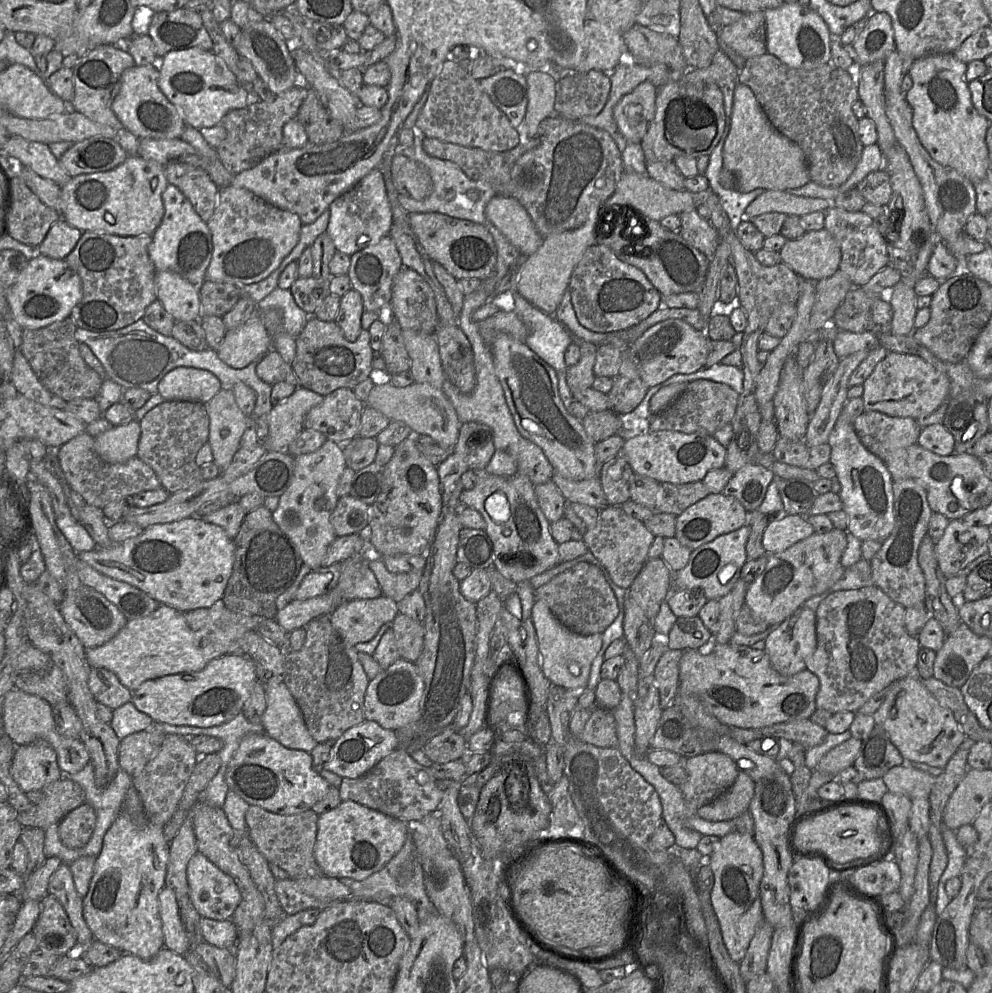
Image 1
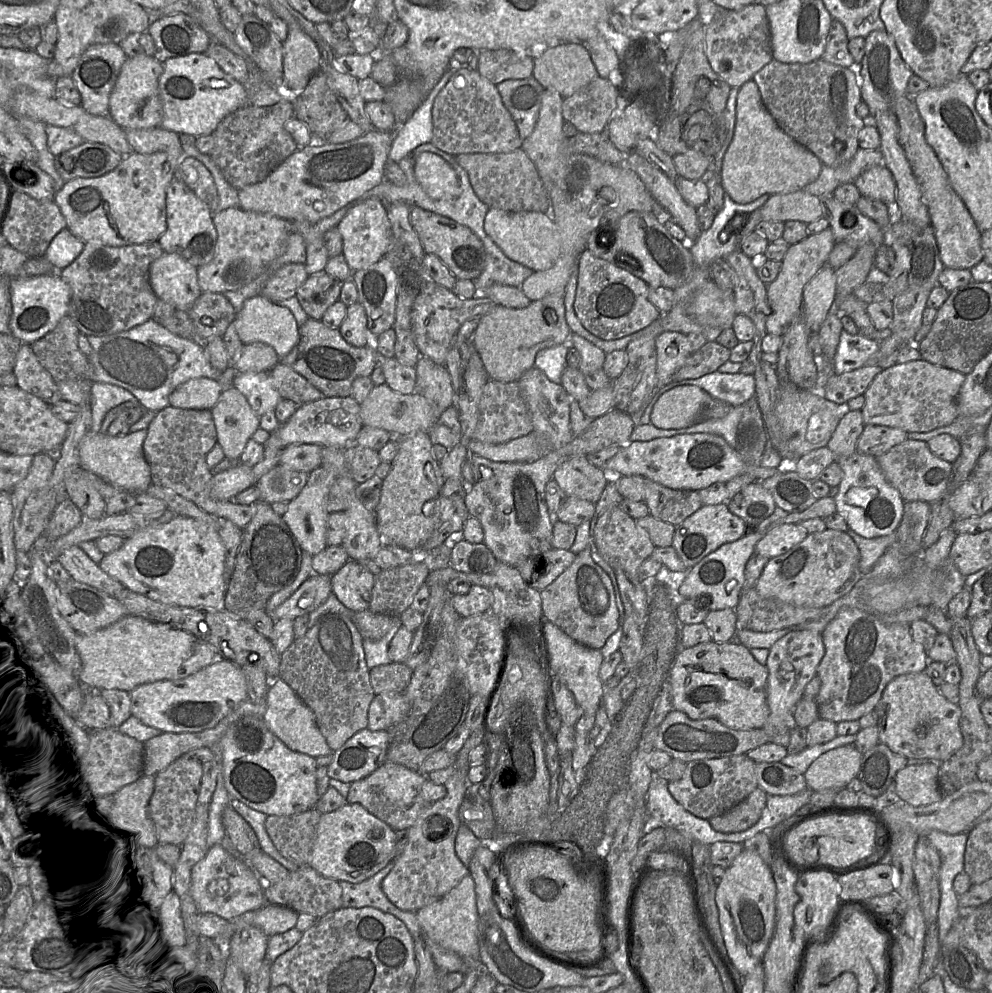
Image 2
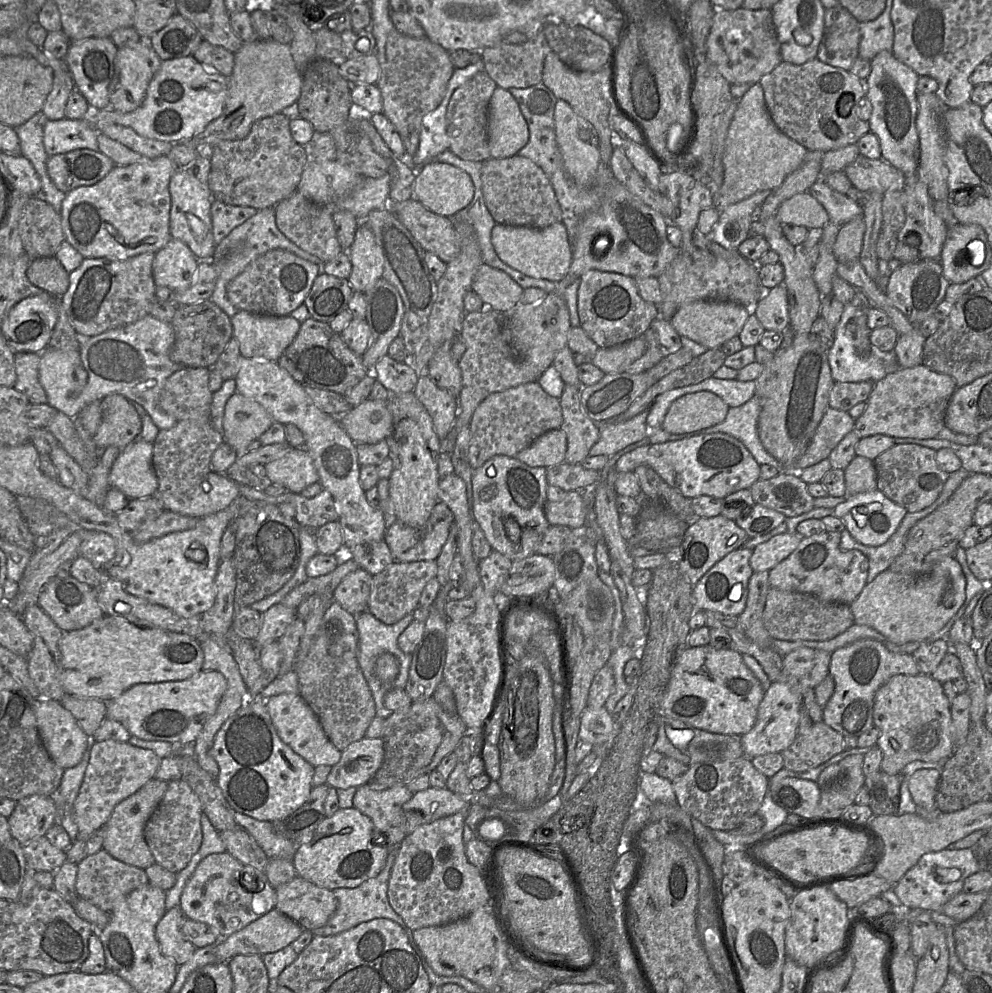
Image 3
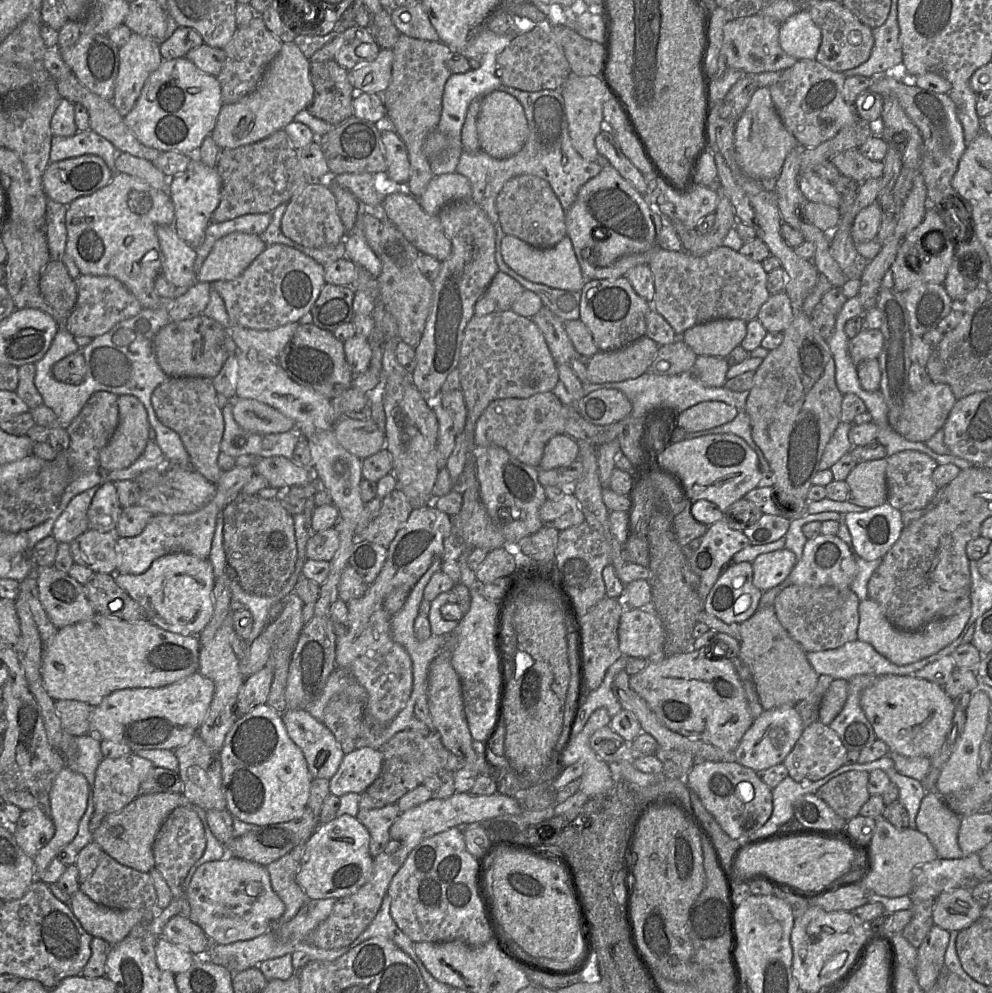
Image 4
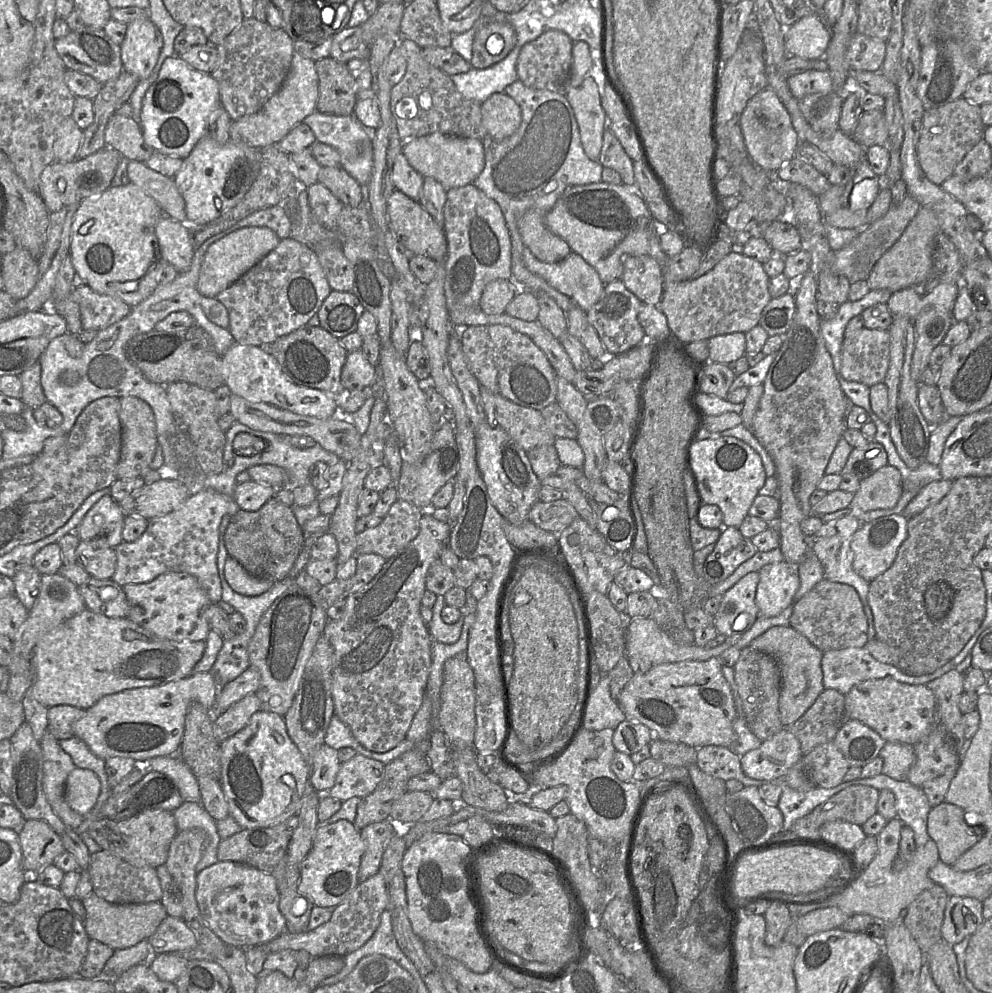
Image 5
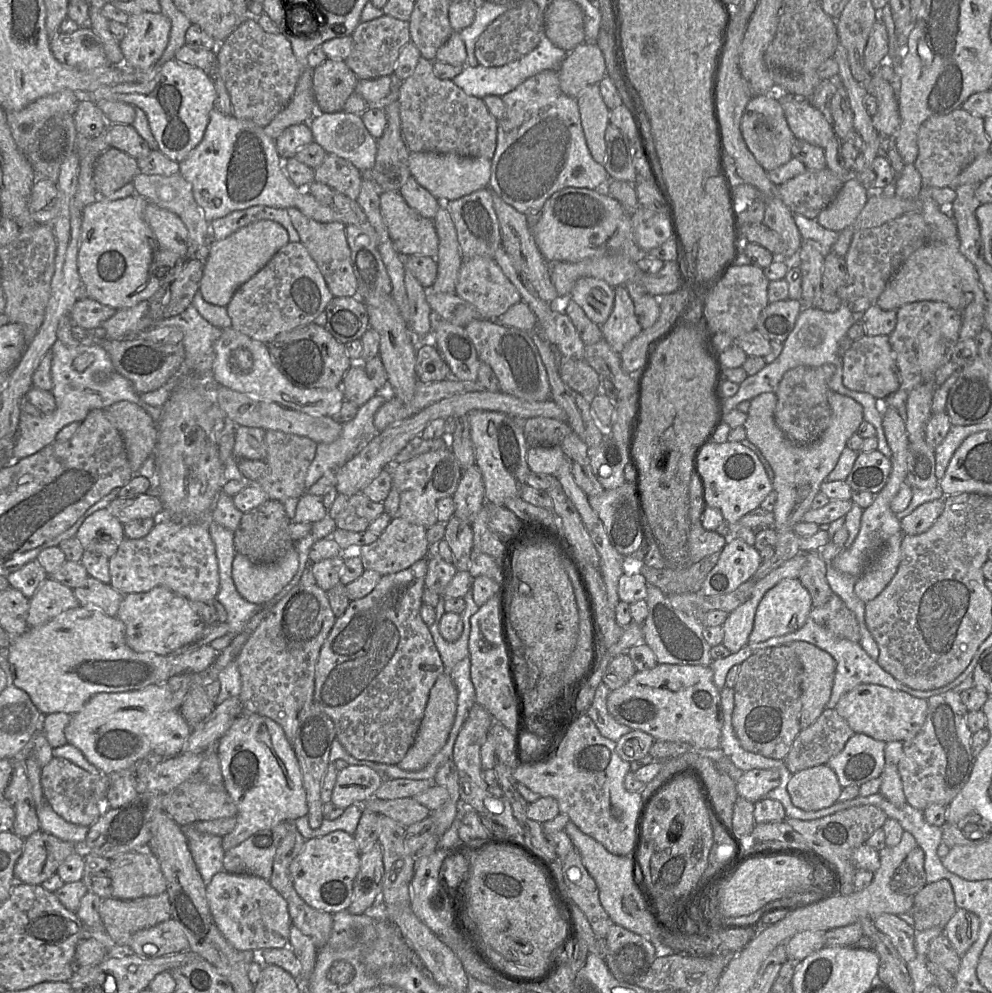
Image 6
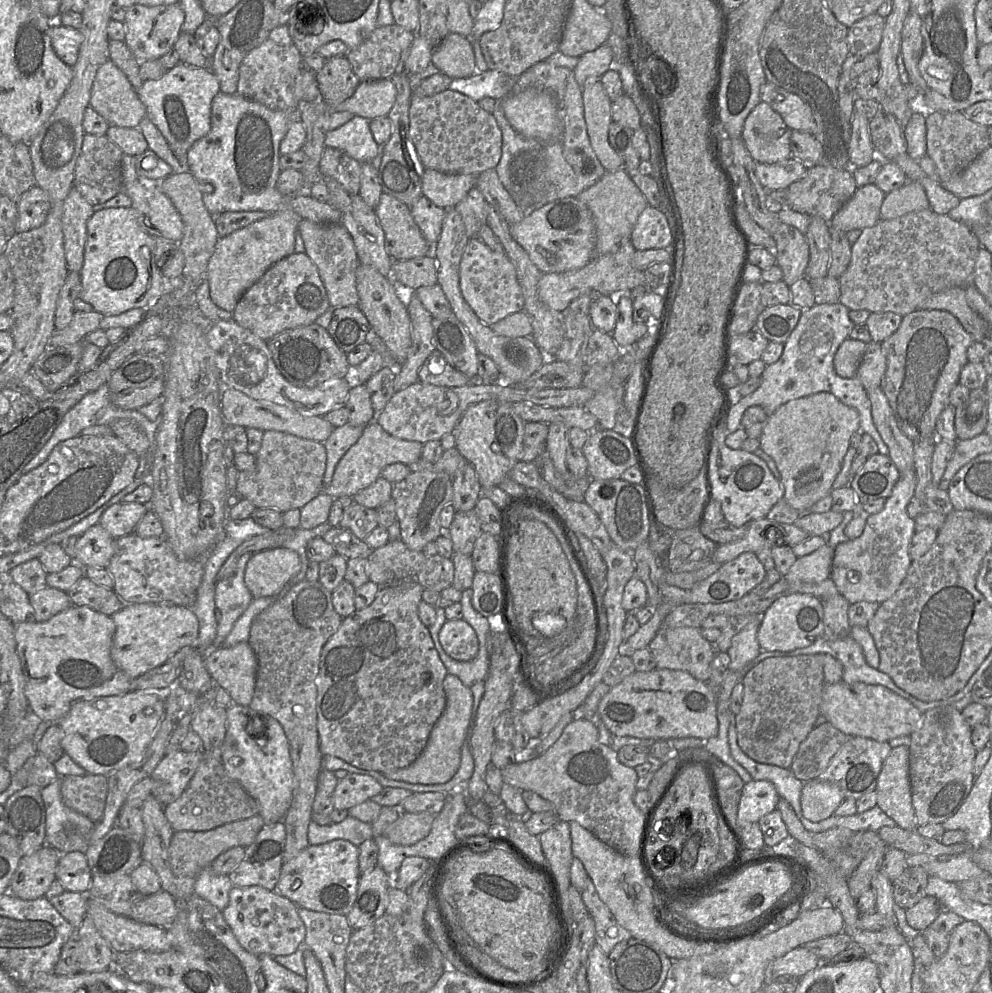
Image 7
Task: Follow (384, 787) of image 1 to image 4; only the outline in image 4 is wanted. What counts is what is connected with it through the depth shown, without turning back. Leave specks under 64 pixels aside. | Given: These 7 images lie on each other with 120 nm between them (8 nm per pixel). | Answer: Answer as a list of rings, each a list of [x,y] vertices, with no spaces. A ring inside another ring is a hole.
[[[397,803],[382,808],[359,810],[357,818],[370,834],[370,853],[372,857],[382,853],[390,840],[390,828],[400,814]]]

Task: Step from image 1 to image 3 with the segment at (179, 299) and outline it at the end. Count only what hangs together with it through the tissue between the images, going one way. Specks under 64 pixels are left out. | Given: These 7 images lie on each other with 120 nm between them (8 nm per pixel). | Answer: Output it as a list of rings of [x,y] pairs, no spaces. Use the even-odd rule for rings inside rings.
[[[171,238],[169,242],[155,253],[152,269],[156,286],[165,286],[175,292],[187,290],[194,282],[199,266],[198,258],[182,241]]]

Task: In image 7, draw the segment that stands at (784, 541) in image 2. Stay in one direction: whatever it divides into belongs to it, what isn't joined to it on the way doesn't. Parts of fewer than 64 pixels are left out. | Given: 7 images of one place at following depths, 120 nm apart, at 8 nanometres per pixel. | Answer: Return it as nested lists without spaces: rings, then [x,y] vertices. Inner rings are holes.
[[[795,593],[773,602],[764,612],[757,640],[765,651],[788,652],[808,647],[824,634],[824,611],[821,601],[809,594]]]

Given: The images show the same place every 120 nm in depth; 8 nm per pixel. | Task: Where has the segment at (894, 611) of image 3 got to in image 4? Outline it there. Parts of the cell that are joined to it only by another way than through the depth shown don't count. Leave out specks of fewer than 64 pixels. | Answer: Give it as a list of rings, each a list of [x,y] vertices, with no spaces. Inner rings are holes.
[[[867,598],[859,603],[858,639],[872,645],[877,652],[893,664],[905,666],[926,659],[956,642],[963,633],[962,629],[966,626],[970,614],[971,609],[965,607],[961,612],[951,617],[929,623],[922,630],[905,631],[887,619],[877,602]]]

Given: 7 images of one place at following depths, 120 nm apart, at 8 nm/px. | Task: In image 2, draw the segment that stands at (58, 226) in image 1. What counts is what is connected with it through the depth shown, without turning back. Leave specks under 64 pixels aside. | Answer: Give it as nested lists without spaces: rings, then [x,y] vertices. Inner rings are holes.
[[[66,227],[53,238],[44,257],[57,268],[63,269],[81,254],[84,245],[85,242]]]

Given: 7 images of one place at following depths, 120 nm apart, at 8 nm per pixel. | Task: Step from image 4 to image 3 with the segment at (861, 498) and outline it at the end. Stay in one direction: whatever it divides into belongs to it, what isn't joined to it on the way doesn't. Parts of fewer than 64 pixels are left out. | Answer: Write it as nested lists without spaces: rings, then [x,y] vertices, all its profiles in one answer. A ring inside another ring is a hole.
[[[856,456],[844,472],[847,496],[878,489],[874,460]]]

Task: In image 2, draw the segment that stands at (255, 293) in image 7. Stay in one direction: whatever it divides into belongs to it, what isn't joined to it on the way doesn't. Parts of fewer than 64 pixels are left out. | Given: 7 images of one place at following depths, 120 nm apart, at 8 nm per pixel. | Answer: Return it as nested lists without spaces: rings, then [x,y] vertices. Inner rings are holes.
[[[285,264],[271,274],[262,289],[261,295],[273,303],[290,299],[296,295],[297,289],[308,277],[309,274],[304,264]]]

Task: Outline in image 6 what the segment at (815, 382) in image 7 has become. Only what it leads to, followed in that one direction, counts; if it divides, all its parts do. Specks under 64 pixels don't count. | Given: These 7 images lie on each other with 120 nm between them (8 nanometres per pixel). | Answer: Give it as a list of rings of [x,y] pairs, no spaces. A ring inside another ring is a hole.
[[[843,302],[835,312],[824,312],[815,308],[803,308],[795,322],[792,332],[783,342],[780,355],[773,362],[766,364],[755,375],[748,376],[739,385],[739,389],[734,396],[725,398],[725,413],[737,409],[737,405],[742,401],[751,401],[762,393],[769,392],[775,394],[783,375],[793,368],[799,366],[819,367],[826,364],[833,364],[835,369],[828,385],[830,391],[848,396],[863,407],[863,419],[872,424],[876,430],[878,440],[877,449],[891,460],[892,451],[882,427],[882,407],[880,402],[871,394],[853,391],[843,385],[842,359],[840,356],[841,342],[847,338],[848,329],[856,320],[862,319],[862,315],[863,313],[852,312],[848,305]]]

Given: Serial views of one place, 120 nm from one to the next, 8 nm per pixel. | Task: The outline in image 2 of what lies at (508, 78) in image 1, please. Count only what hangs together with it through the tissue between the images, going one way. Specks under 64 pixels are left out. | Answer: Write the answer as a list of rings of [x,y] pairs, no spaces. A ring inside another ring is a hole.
[[[533,77],[504,80],[496,87],[523,141],[534,130],[545,88]]]

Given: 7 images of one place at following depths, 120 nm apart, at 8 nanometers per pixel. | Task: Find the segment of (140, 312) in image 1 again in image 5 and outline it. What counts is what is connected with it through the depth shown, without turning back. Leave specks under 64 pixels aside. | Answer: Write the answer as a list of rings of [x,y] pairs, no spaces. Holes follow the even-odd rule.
[[[76,283],[73,298],[79,304],[84,330],[100,331],[125,317],[132,309],[120,298],[98,293],[85,283]]]

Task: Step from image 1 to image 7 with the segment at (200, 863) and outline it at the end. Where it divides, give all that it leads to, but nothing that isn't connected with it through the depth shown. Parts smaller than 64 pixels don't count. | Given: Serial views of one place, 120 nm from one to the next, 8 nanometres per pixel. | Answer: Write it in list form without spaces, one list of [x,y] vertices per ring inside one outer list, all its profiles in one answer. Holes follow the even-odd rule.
[[[233,886],[222,915],[240,945],[254,955],[286,956],[305,946],[306,927],[297,905],[274,890]]]

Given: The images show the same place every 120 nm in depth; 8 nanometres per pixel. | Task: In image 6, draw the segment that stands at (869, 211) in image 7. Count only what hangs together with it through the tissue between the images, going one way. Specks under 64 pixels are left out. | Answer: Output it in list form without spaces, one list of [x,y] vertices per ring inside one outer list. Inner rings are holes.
[[[848,176],[835,199],[817,216],[817,221],[822,227],[839,233],[851,228],[869,196],[856,178]]]

